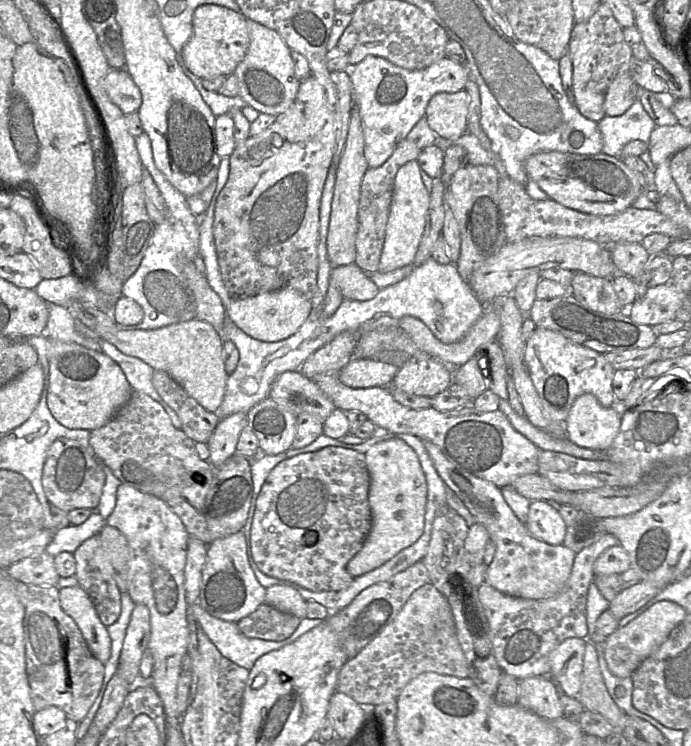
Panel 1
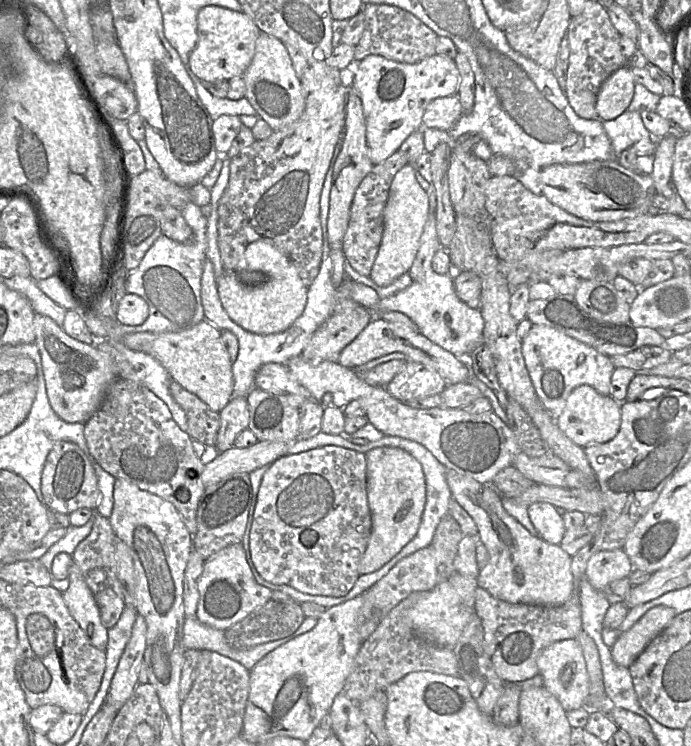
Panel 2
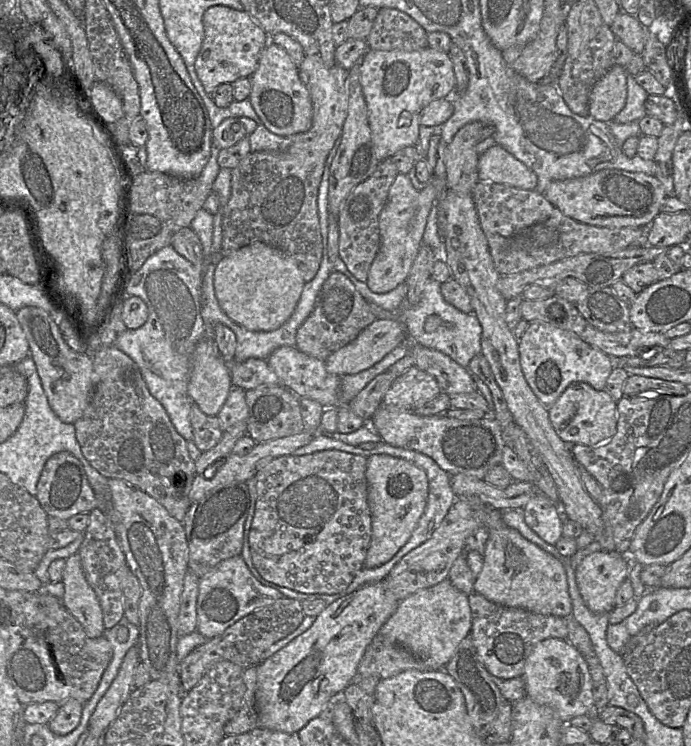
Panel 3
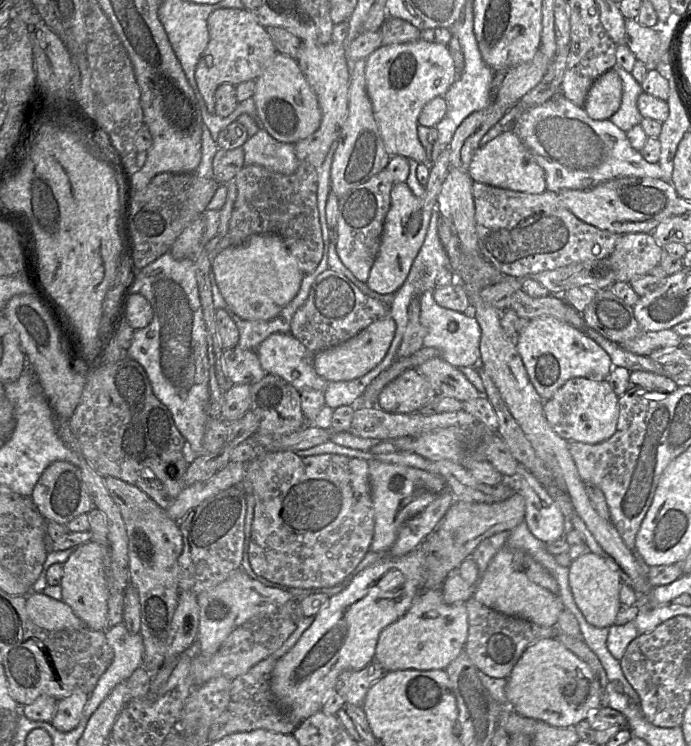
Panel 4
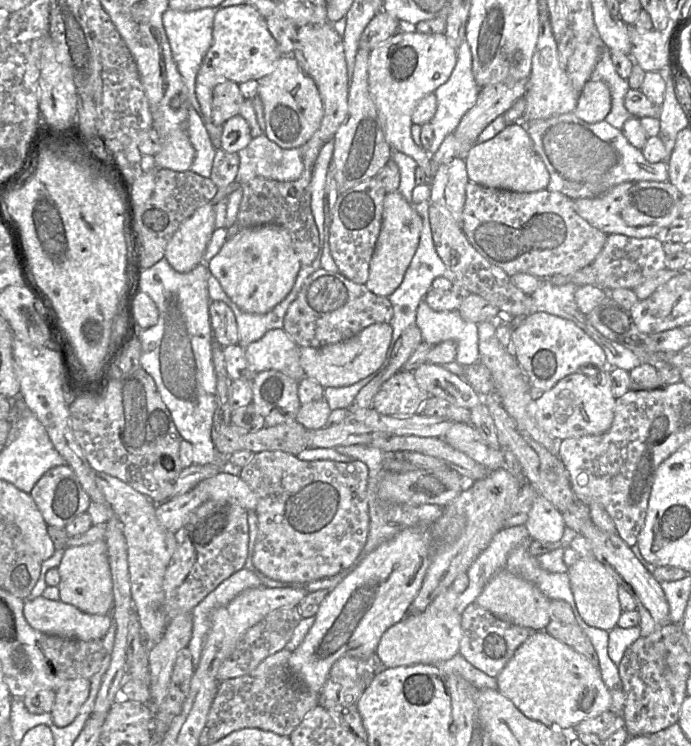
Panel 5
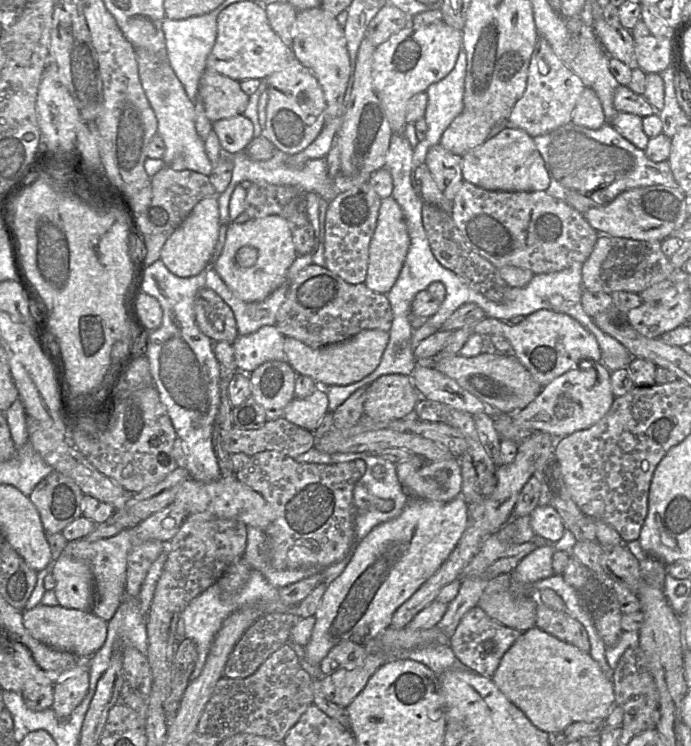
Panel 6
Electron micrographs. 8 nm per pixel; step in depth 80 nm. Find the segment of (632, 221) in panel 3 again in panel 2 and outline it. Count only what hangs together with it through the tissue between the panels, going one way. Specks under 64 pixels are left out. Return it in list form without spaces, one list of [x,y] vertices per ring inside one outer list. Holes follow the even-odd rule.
[[[615,161],[553,164],[540,172],[542,194],[569,214],[594,222],[618,221],[648,214],[657,193],[650,175],[633,172]]]

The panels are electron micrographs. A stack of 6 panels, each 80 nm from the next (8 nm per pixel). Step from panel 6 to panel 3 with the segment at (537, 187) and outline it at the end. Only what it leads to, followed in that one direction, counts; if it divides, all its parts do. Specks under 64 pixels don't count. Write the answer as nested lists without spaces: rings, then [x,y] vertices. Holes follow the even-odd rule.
[[[495,144],[479,155],[480,181],[507,184],[524,190],[534,190],[537,175],[502,146]]]

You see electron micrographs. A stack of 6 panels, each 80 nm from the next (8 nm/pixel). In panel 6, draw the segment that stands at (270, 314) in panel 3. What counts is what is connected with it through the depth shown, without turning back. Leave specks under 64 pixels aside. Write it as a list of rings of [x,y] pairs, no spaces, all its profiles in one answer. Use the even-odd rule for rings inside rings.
[[[276,215],[227,225],[226,241],[214,269],[242,301],[260,302],[287,282],[288,271],[298,256],[287,221]]]

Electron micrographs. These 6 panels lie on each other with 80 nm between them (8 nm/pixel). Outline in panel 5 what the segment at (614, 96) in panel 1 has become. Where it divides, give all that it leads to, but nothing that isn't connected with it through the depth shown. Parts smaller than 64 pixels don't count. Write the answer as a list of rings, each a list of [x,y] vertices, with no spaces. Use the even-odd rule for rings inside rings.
[[[589,80],[580,91],[573,113],[587,123],[598,123],[611,110],[611,93],[606,83]]]

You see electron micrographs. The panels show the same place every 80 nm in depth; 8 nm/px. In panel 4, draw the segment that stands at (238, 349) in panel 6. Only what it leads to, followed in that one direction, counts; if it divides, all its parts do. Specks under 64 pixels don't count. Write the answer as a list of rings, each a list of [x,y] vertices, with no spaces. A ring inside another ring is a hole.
[[[274,333],[267,337],[255,349],[262,368],[290,383],[299,393],[305,390],[324,392],[329,382],[319,376],[314,369],[314,353],[309,351],[290,333]]]

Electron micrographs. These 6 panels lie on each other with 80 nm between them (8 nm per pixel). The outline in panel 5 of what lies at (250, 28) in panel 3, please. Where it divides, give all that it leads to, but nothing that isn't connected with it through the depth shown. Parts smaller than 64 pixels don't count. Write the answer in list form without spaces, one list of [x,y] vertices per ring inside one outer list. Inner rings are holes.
[[[249,3],[234,5],[219,10],[213,23],[213,40],[196,76],[196,95],[203,114],[203,123],[212,122],[212,92],[214,87],[226,80],[237,84],[248,80],[259,80],[272,71],[282,57],[278,45],[267,28],[266,19]]]

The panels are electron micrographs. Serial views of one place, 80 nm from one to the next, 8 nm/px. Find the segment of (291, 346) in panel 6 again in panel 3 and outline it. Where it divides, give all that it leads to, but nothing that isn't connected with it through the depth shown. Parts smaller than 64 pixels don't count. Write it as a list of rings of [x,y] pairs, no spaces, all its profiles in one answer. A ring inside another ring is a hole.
[[[376,319],[355,340],[324,361],[326,370],[340,377],[360,373],[406,341],[408,335],[398,319]]]

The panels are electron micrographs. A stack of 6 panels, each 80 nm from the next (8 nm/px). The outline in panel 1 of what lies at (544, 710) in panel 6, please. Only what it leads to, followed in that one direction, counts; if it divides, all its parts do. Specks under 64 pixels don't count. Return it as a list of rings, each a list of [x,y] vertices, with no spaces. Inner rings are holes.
[[[569,638],[549,654],[550,675],[563,692],[579,700],[587,639]]]

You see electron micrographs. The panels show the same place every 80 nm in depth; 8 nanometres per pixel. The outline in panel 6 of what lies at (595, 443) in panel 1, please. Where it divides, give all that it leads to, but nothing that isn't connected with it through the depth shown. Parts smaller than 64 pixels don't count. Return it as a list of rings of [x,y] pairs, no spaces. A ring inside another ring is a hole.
[[[586,360],[586,362],[591,363],[588,366],[584,366],[584,367],[590,366],[589,368],[583,369],[583,368],[575,367],[567,371],[566,373],[562,374],[561,376],[555,378],[552,382],[550,382],[548,385],[542,388],[541,392],[538,394],[535,400],[532,401],[528,406],[511,414],[514,424],[517,425],[519,428],[521,428],[525,433],[541,431],[551,435],[555,439],[558,439],[558,438],[569,436],[573,434],[574,432],[587,429],[591,427],[592,425],[594,425],[595,423],[597,423],[598,421],[600,421],[611,408],[613,400],[615,398],[611,390],[611,379],[610,379],[611,372],[604,366],[604,364],[602,364],[602,362],[593,362],[592,360]]]

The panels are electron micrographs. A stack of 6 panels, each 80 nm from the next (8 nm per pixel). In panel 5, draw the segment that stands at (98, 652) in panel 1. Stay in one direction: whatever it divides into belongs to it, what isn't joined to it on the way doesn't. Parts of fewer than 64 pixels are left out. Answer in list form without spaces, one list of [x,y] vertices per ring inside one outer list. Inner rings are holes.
[[[104,539],[86,545],[67,547],[57,568],[60,574],[58,585],[60,601],[88,614],[110,613],[113,606],[113,583]]]

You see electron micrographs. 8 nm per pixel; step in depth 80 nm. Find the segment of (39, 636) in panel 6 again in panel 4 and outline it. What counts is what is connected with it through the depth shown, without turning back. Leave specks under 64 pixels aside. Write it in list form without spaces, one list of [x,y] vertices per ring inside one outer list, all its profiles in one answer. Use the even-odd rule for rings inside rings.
[[[43,592],[26,597],[26,612],[35,625],[45,630],[80,630],[86,626],[68,604]]]

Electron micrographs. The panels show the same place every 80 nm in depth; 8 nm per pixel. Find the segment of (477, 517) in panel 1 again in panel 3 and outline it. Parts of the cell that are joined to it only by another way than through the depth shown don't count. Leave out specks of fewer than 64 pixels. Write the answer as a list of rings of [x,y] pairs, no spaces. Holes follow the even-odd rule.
[[[480,501],[467,502],[472,505],[480,524],[488,532],[484,564],[476,577],[474,592],[502,606],[522,608],[542,615],[570,617],[572,601],[564,565],[553,555],[524,538],[516,529],[508,527],[502,518],[503,511],[486,506]]]

